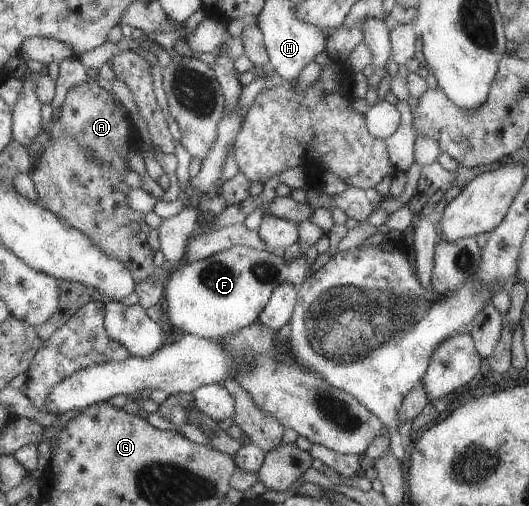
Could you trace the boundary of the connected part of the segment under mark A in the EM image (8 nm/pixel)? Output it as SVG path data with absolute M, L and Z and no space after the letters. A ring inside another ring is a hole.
M86 81L81 84L68 85L65 101L60 107L57 119L48 123L49 134L43 135L46 147L43 153L35 156L35 165L31 173L35 181L40 202L46 209L53 211L57 217L66 220L71 226L82 230L91 237L96 247L99 247L110 257L119 259L133 273L137 283L147 280L156 267L154 266L154 249L148 243L150 225L146 223L146 214L132 209L129 206L128 194L132 189L126 179L123 179L128 170L128 155L140 150L137 141L137 130L127 108L117 102L112 92L103 88L98 81ZM91 151L99 158L89 158ZM132 223L139 224L140 231L132 231Z

